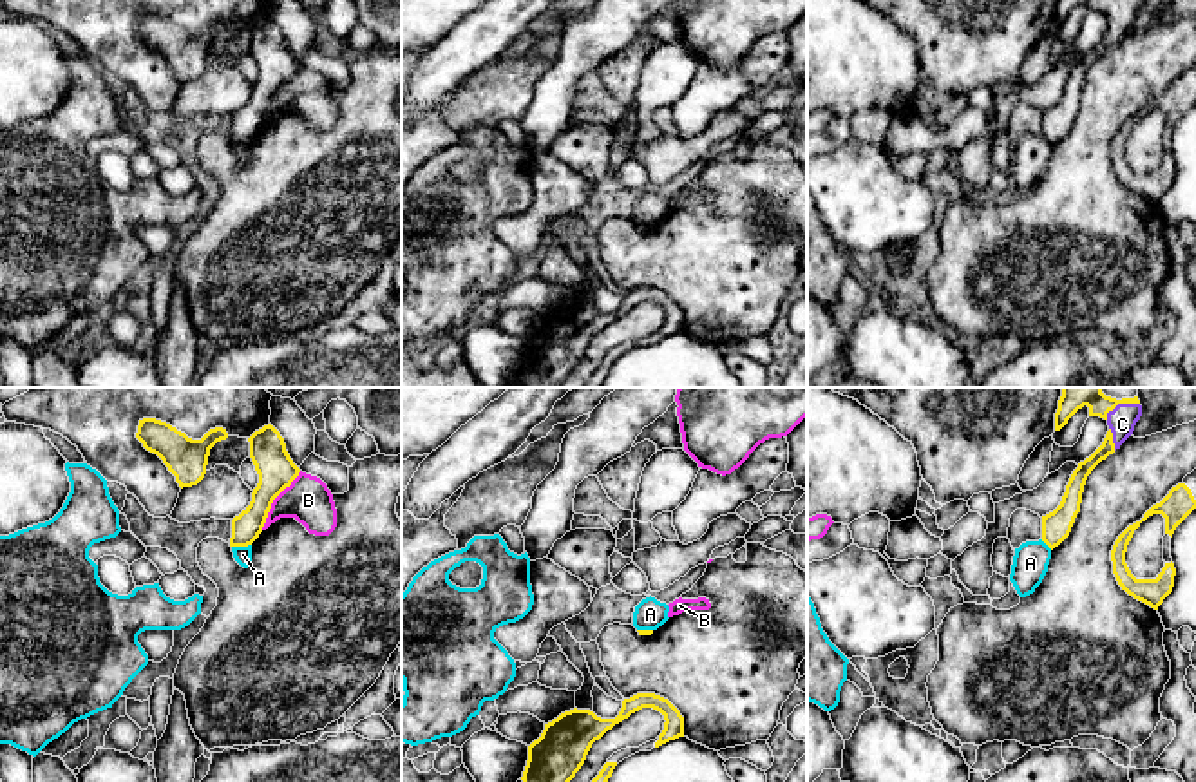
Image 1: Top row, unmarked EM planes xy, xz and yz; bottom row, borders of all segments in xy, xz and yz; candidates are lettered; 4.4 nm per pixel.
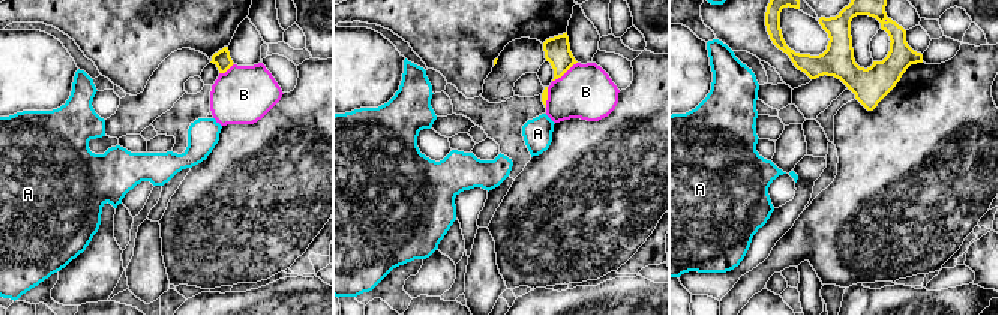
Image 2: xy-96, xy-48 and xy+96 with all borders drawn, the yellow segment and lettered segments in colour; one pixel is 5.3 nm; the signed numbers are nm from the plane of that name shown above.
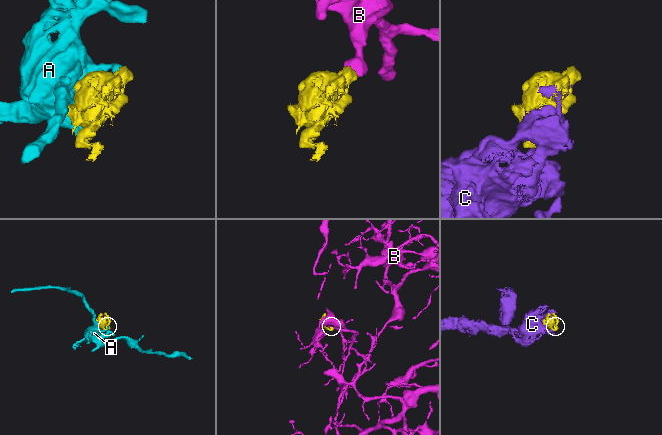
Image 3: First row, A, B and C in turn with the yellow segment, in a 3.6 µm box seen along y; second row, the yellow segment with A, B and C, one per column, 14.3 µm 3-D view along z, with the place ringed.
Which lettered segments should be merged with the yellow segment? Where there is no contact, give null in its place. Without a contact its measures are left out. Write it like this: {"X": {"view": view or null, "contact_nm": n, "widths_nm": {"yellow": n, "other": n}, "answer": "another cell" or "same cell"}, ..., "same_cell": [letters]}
{"A": {"view": "xy", "contact_nm": 90, "widths_nm": {"yellow": 130, "other": 80}, "answer": "another cell"}, "B": {"view": "xy", "contact_nm": 320, "widths_nm": {"yellow": 170, "other": 200}, "answer": "another cell"}, "C": {"view": "yz", "contact_nm": 110, "widths_nm": {"yellow": 70, "other": 120}, "answer": "same cell"}, "same_cell": ["C"]}

